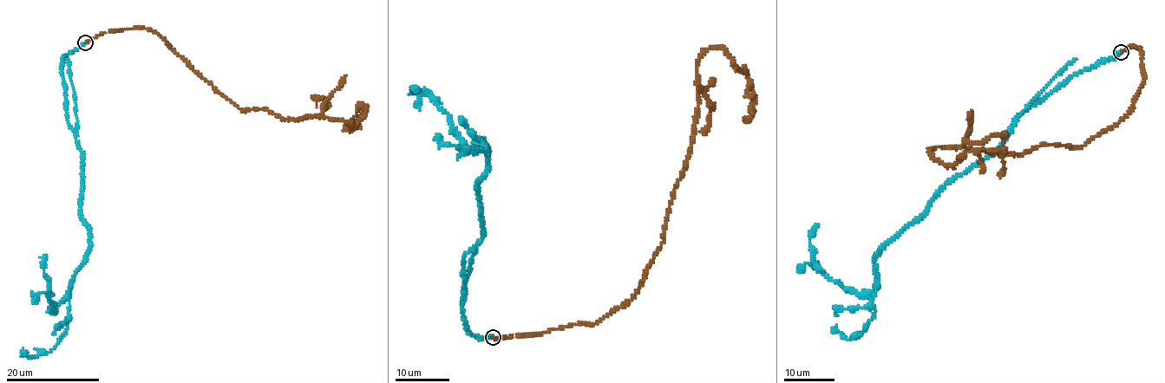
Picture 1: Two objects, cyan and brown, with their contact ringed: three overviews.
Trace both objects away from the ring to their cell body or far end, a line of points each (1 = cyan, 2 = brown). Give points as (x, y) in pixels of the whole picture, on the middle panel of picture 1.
1: (492, 337), (473, 334), (462, 309), (490, 152), (479, 140), (468, 152), (430, 94), (415, 91)
2: (492, 337), (592, 324), (632, 296), (663, 242), (690, 146), (697, 61), (709, 49), (746, 75), (752, 118)

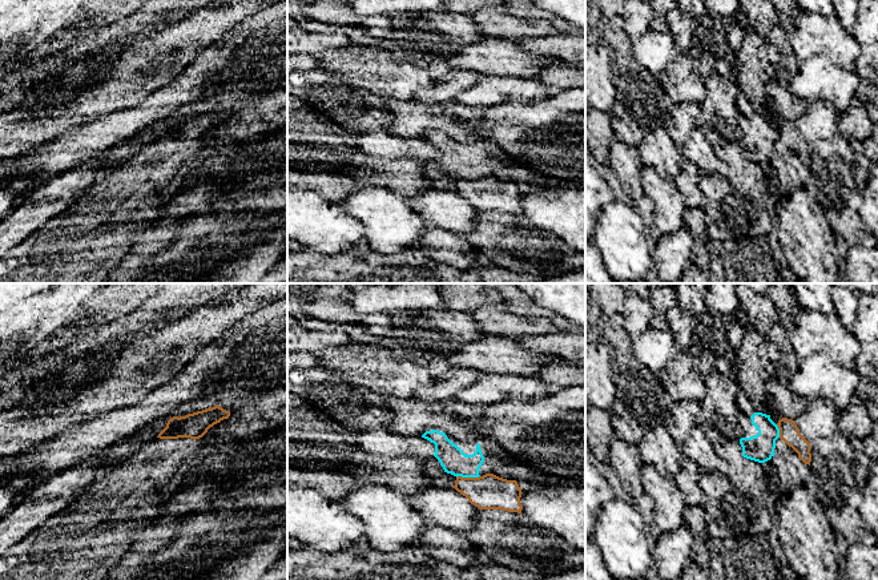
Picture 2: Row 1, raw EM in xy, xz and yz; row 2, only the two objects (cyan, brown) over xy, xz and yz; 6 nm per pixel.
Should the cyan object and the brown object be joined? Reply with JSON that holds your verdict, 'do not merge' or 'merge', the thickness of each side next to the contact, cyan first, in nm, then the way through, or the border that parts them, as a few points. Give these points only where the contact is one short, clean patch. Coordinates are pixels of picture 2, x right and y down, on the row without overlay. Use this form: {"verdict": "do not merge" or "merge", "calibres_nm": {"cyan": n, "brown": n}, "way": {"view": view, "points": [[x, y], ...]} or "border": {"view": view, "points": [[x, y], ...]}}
{"verdict": "do not merge", "calibres_nm": {"cyan": 160, "brown": 200}, "border": {"view": "xz", "points": [[479, 177], [456, 180]]}}

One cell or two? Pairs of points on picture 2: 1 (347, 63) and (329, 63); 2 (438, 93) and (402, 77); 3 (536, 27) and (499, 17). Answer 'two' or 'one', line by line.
1: one
2: two
3: one

